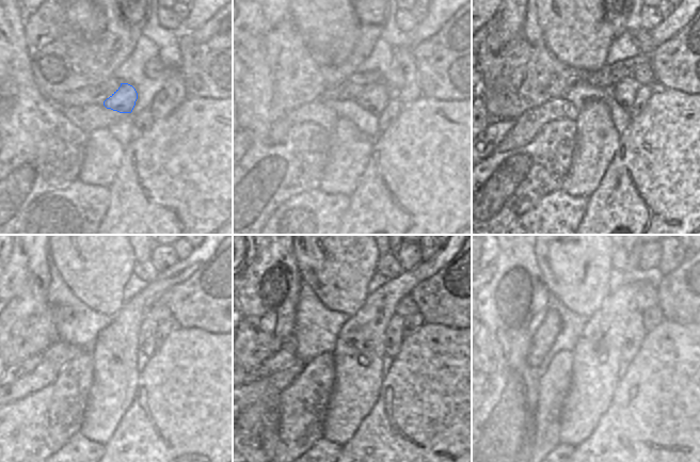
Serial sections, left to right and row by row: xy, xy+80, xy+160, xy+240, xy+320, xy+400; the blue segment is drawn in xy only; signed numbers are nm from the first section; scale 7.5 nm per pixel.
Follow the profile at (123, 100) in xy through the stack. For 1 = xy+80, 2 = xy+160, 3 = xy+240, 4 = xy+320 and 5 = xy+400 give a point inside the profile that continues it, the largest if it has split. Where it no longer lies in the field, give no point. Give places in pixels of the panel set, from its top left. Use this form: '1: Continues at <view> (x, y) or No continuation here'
1: Continues at xy+80 (375, 98)
2: Continues at xy+160 (622, 95)
3: Continues at xy+240 (147, 335)
4: Continues at xy+320 (395, 332)
5: Continues at xy+400 (636, 333).

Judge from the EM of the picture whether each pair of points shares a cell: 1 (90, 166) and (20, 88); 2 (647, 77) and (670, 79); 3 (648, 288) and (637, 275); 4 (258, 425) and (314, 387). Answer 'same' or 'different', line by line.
1: different
2: different
3: different
4: different

